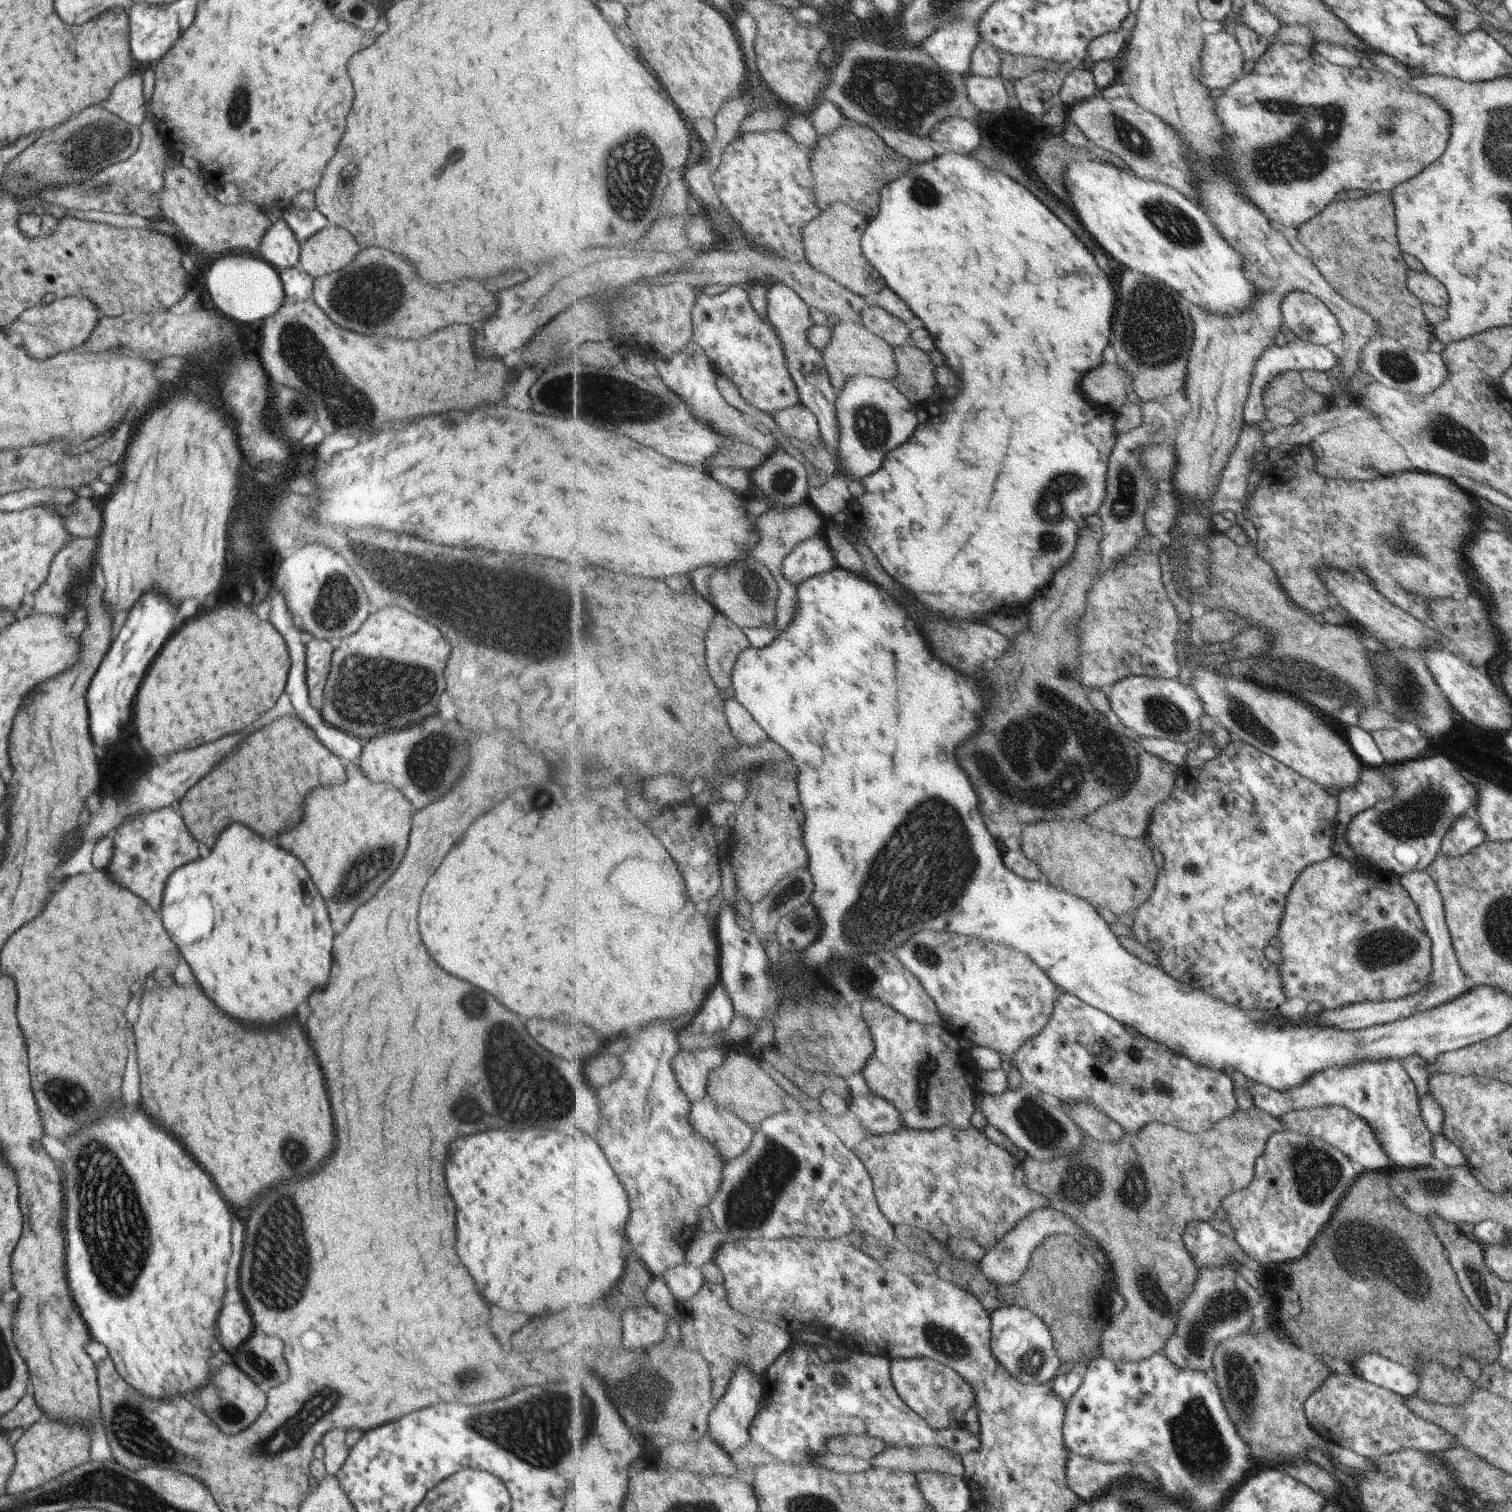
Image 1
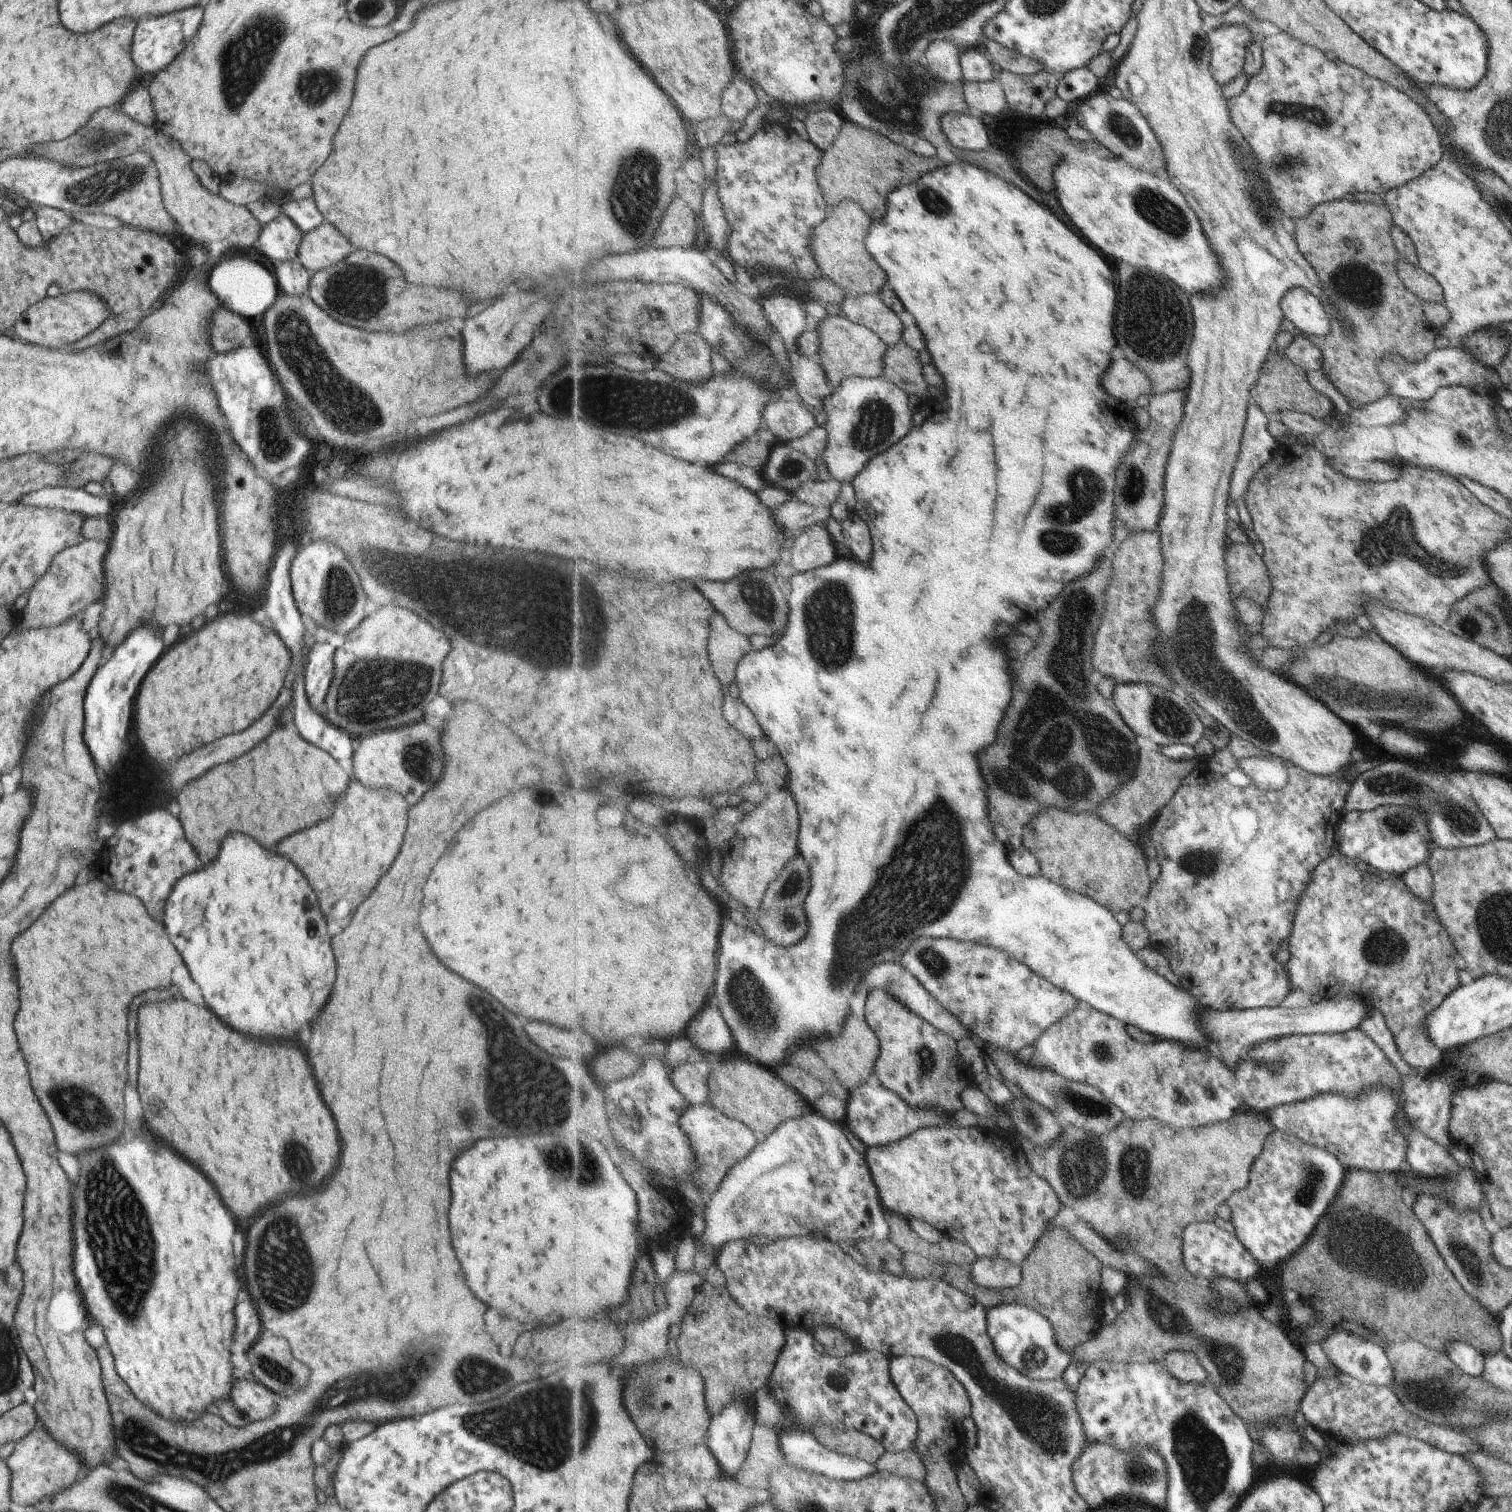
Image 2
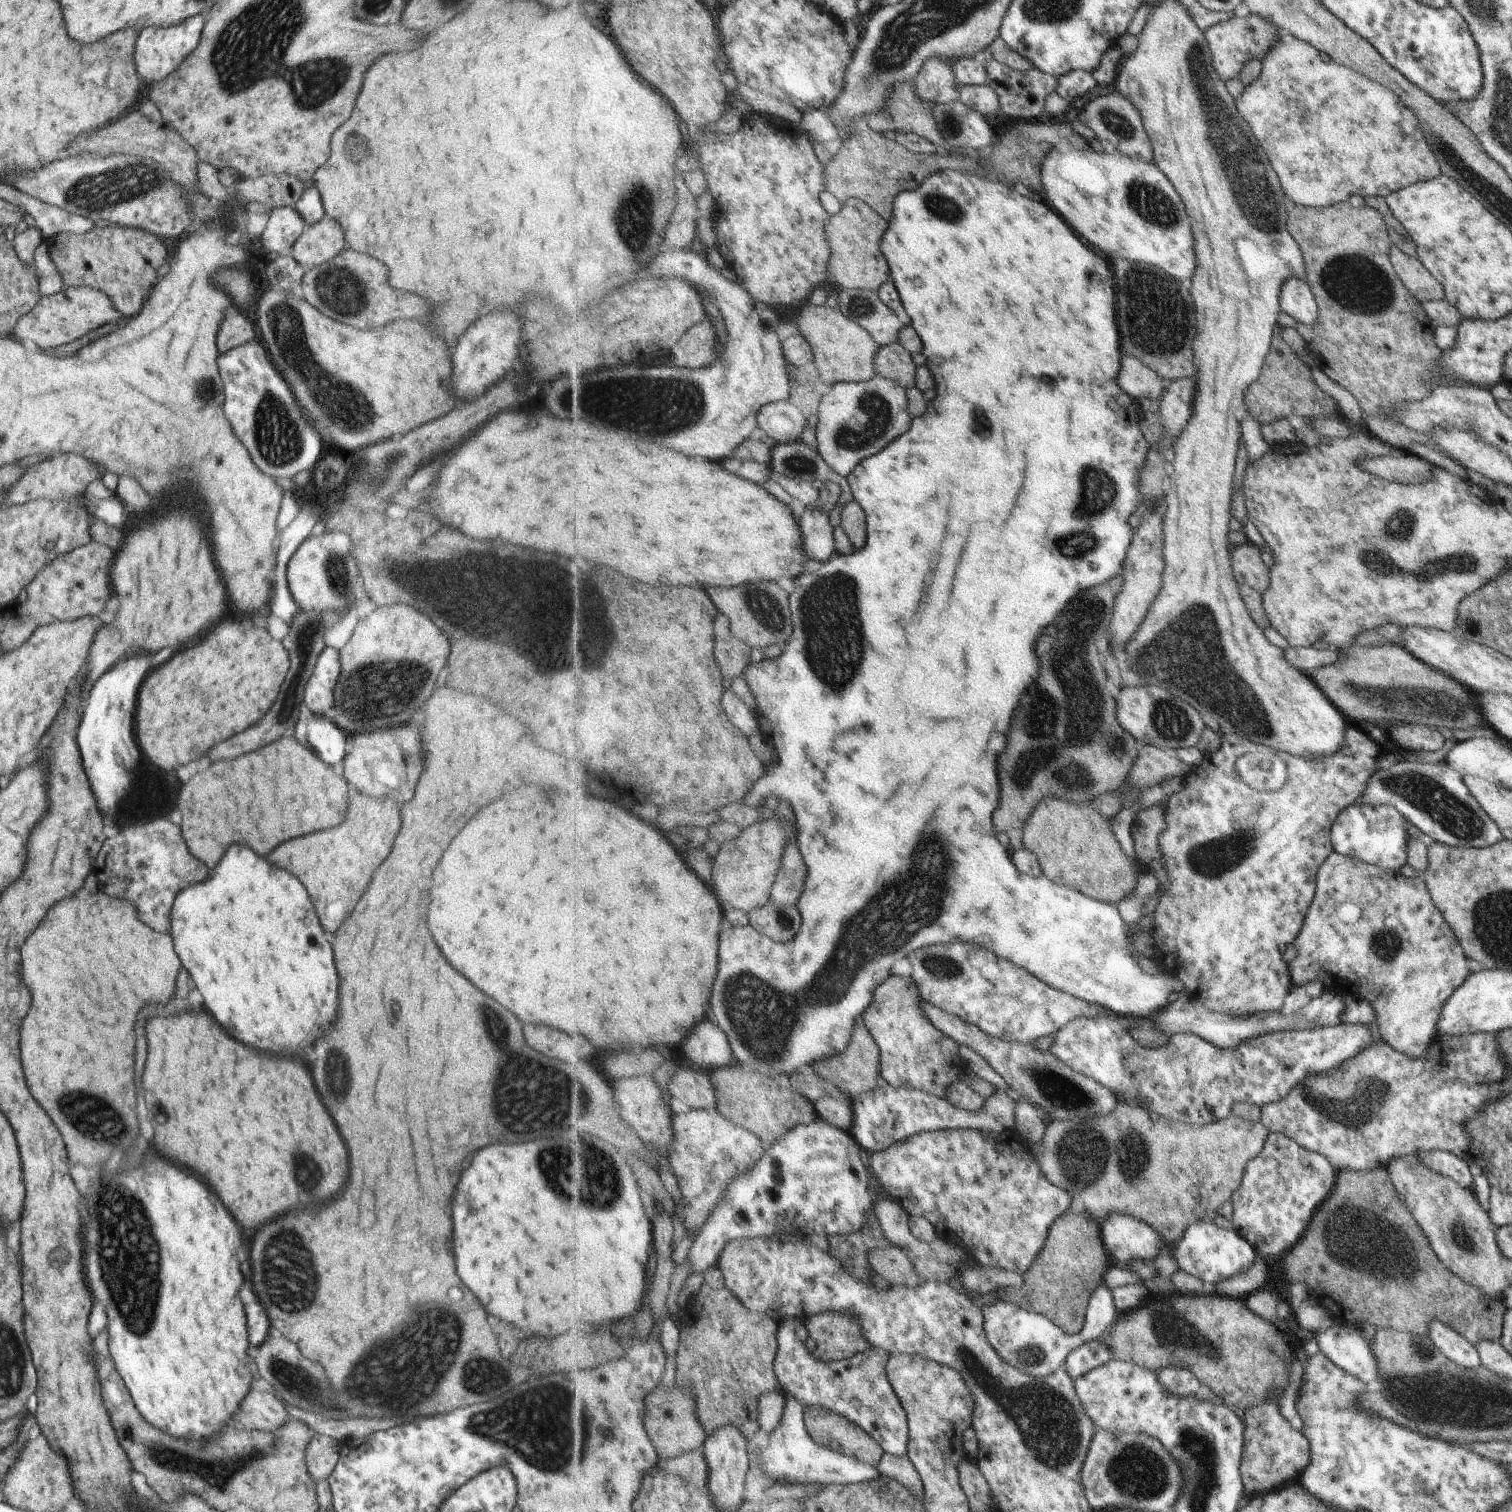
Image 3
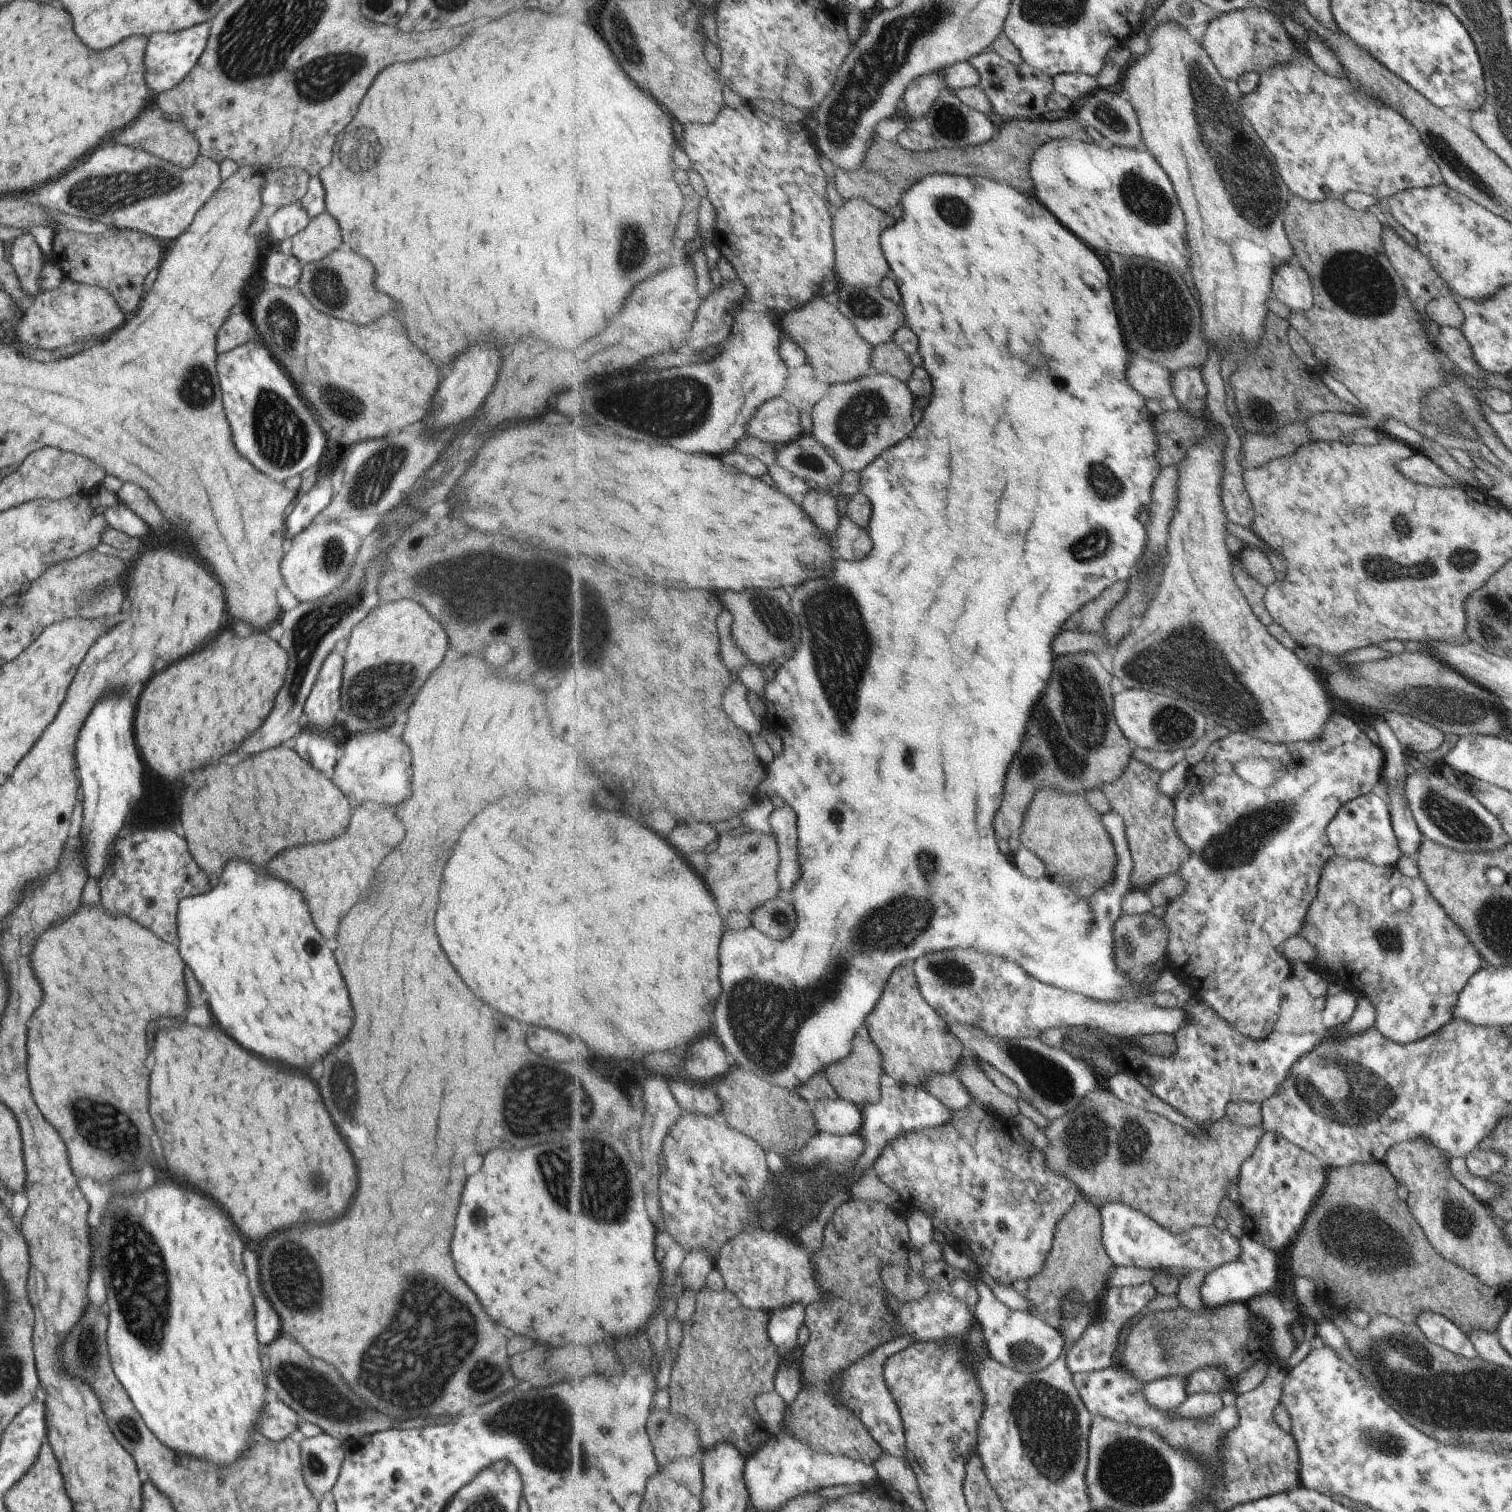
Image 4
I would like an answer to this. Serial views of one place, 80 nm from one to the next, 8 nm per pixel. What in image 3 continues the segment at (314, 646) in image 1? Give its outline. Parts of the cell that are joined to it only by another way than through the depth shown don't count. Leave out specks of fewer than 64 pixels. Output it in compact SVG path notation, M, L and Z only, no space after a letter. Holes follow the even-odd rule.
M325 647L316 658L311 676L307 679L302 704L312 715L331 713L333 689L339 676L338 650Z

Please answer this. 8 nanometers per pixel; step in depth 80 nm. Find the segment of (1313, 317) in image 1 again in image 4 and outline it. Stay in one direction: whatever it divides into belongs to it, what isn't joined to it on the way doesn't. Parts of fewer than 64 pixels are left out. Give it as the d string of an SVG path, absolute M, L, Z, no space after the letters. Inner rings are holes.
M1291 259L1279 265L1270 280L1272 295L1290 310L1306 311L1312 303L1310 280L1304 268Z

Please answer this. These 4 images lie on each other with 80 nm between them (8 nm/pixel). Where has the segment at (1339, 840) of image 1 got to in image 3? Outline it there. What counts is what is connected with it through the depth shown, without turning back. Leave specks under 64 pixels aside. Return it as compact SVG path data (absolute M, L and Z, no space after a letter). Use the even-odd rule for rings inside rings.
M1401 761L1387 769L1379 769L1371 775L1366 784L1366 791L1355 803L1369 803L1392 806L1407 823L1418 829L1427 841L1435 841L1450 847L1488 847L1498 843L1502 837L1499 829L1489 816L1481 809L1475 798L1461 783L1460 774L1444 762L1421 764L1418 762Z

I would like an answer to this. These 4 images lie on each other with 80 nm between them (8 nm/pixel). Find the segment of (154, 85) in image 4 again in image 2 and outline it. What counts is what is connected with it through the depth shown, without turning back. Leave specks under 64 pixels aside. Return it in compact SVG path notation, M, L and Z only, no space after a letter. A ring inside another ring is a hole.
M199 5L167 15L145 15L135 22L130 57L138 75L155 76L183 50L183 47L195 36L201 24L202 12Z

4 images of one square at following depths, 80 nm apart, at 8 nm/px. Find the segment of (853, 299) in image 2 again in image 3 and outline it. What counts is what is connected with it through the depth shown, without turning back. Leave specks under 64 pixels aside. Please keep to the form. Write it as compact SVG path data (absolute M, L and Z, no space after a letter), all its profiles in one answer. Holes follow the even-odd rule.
M841 289L839 308L857 321L881 346L898 342L905 321L881 297L878 291Z

